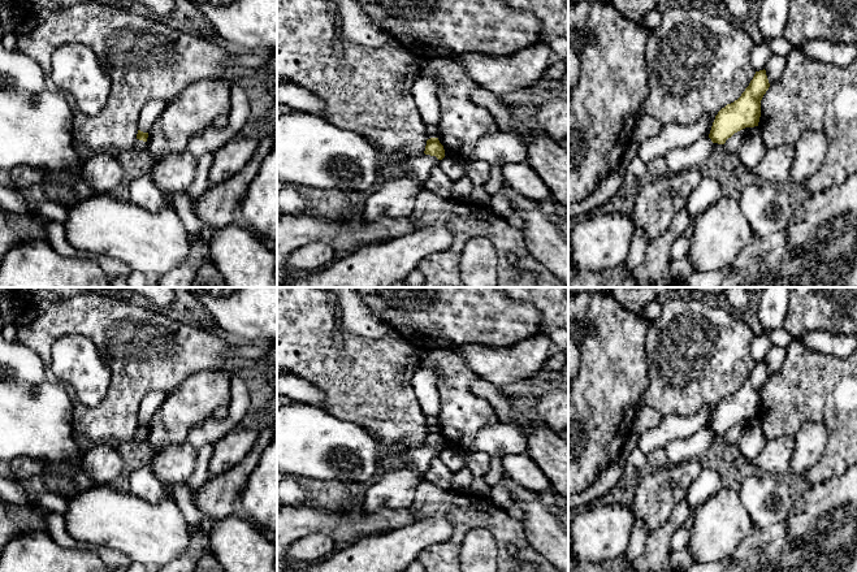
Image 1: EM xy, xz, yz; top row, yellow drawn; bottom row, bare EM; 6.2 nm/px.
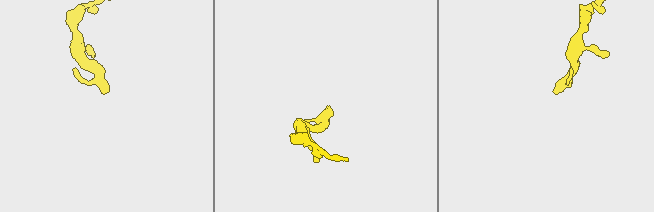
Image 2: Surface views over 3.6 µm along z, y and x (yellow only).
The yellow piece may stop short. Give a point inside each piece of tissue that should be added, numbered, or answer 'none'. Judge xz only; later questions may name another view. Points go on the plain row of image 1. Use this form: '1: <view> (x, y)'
none

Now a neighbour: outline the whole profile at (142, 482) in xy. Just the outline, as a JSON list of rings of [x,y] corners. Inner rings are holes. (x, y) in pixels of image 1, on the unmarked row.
[[[151,463],[130,473],[126,489],[135,497],[151,503],[170,498],[165,485],[153,474]]]

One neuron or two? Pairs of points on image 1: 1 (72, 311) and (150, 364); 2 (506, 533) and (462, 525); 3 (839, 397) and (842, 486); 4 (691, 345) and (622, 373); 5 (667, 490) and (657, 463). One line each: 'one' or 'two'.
1: one
2: one
3: two
4: two
5: two

